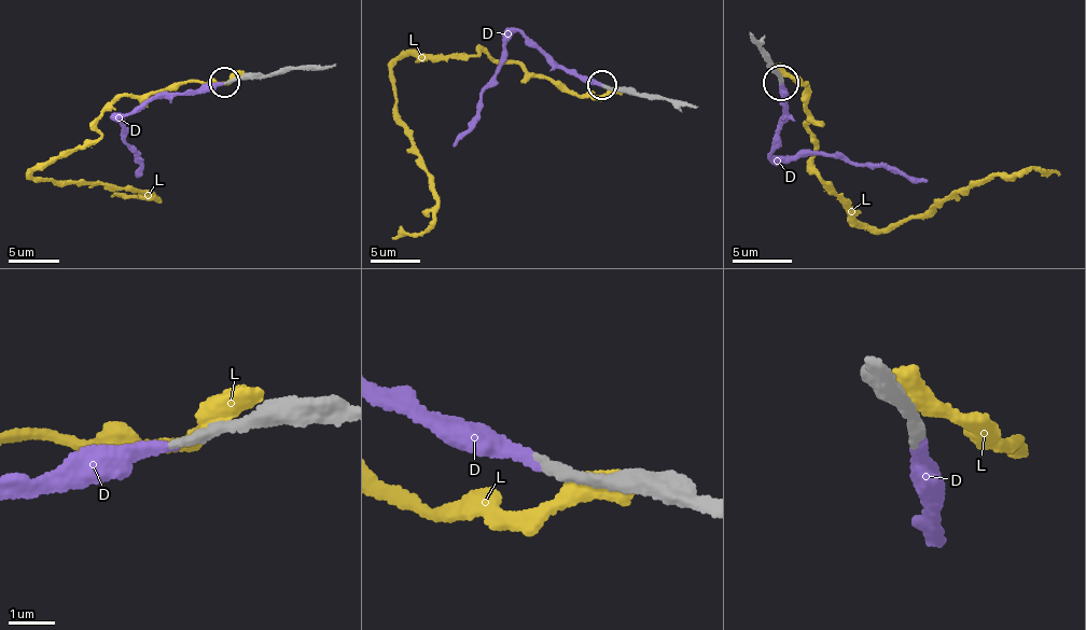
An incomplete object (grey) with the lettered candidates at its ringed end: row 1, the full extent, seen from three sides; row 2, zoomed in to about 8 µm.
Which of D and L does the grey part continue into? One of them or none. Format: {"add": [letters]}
{"add": ["D"]}

